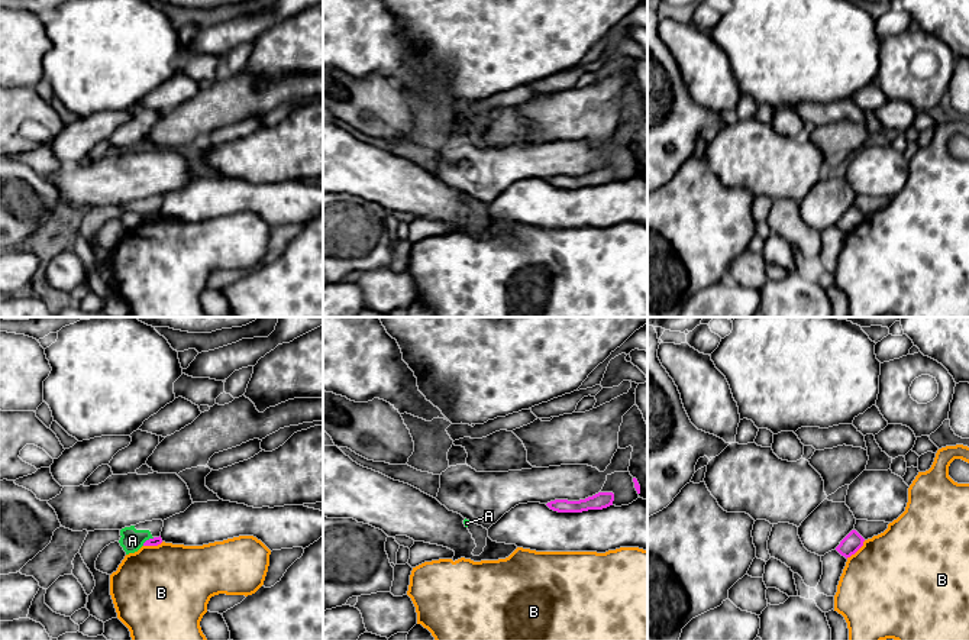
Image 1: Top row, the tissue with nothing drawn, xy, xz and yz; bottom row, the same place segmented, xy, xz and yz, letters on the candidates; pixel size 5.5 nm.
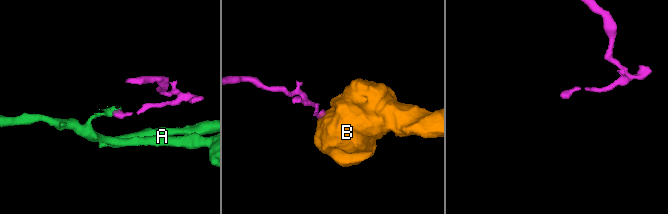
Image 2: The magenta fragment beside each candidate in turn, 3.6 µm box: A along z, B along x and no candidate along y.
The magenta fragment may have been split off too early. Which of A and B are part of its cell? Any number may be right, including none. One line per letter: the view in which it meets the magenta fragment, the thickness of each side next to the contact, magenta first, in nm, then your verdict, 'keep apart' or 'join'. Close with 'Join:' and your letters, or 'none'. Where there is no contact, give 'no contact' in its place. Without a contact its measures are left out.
A: xy | 50/120 nm | keep apart
B: yz | 100/500 nm | keep apart
Join: none

